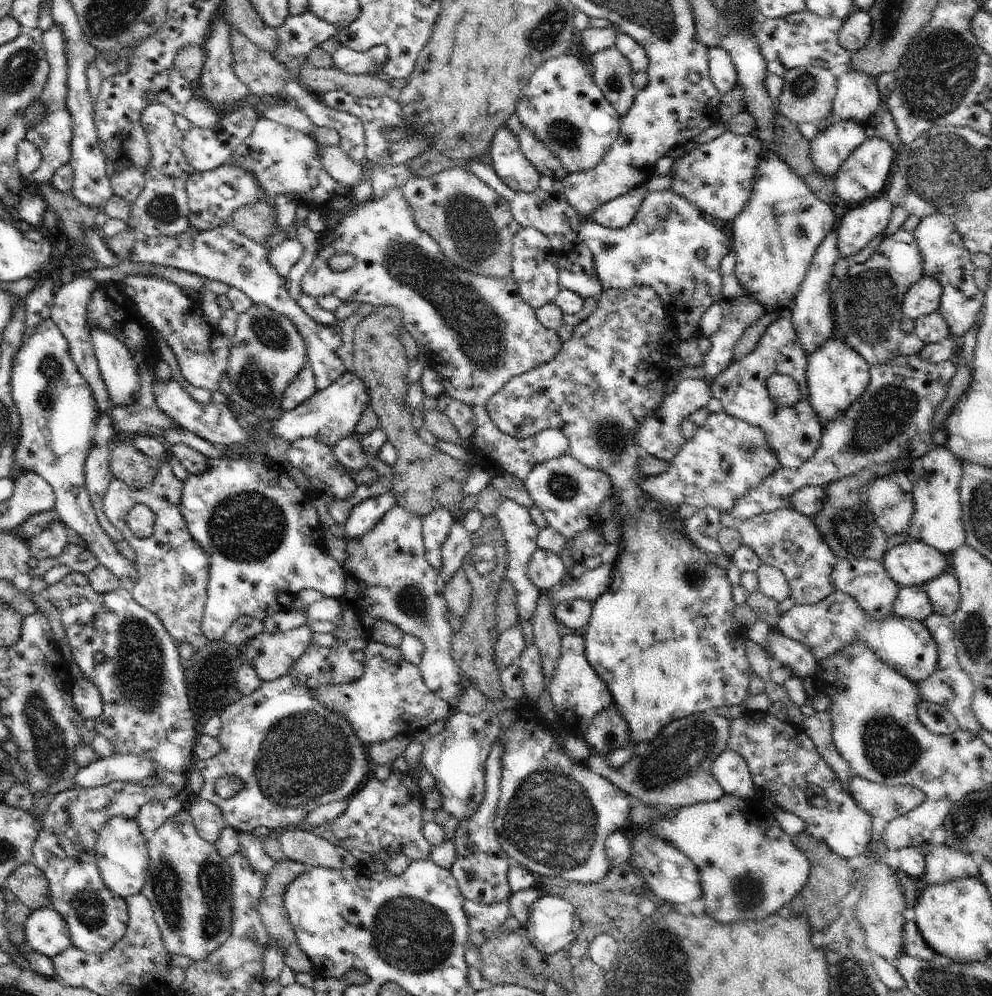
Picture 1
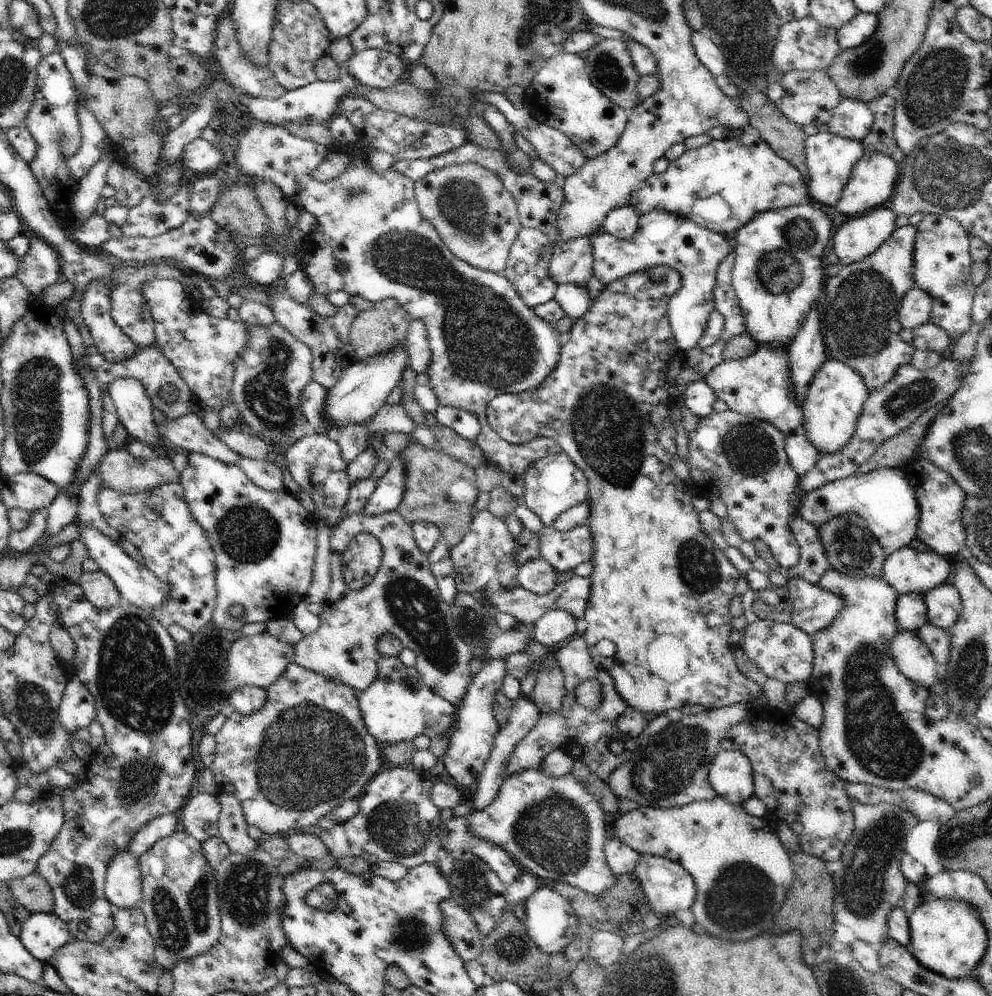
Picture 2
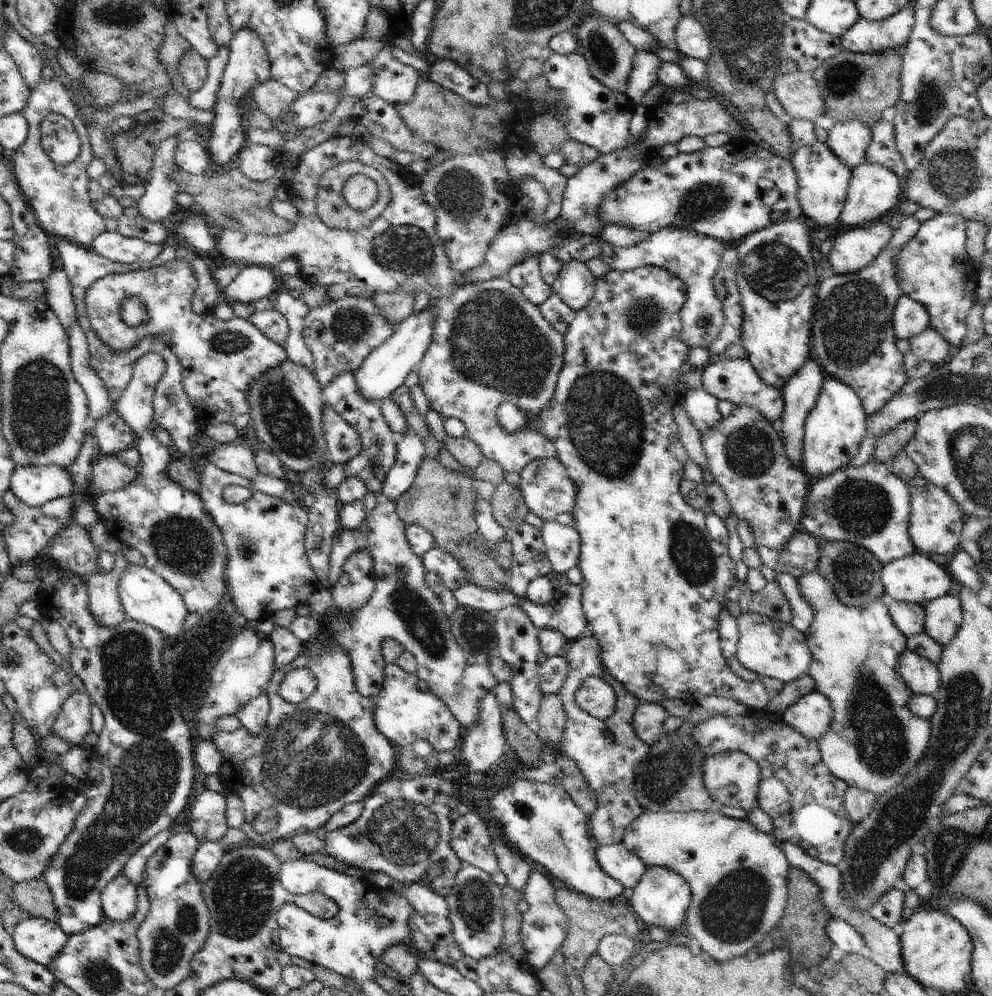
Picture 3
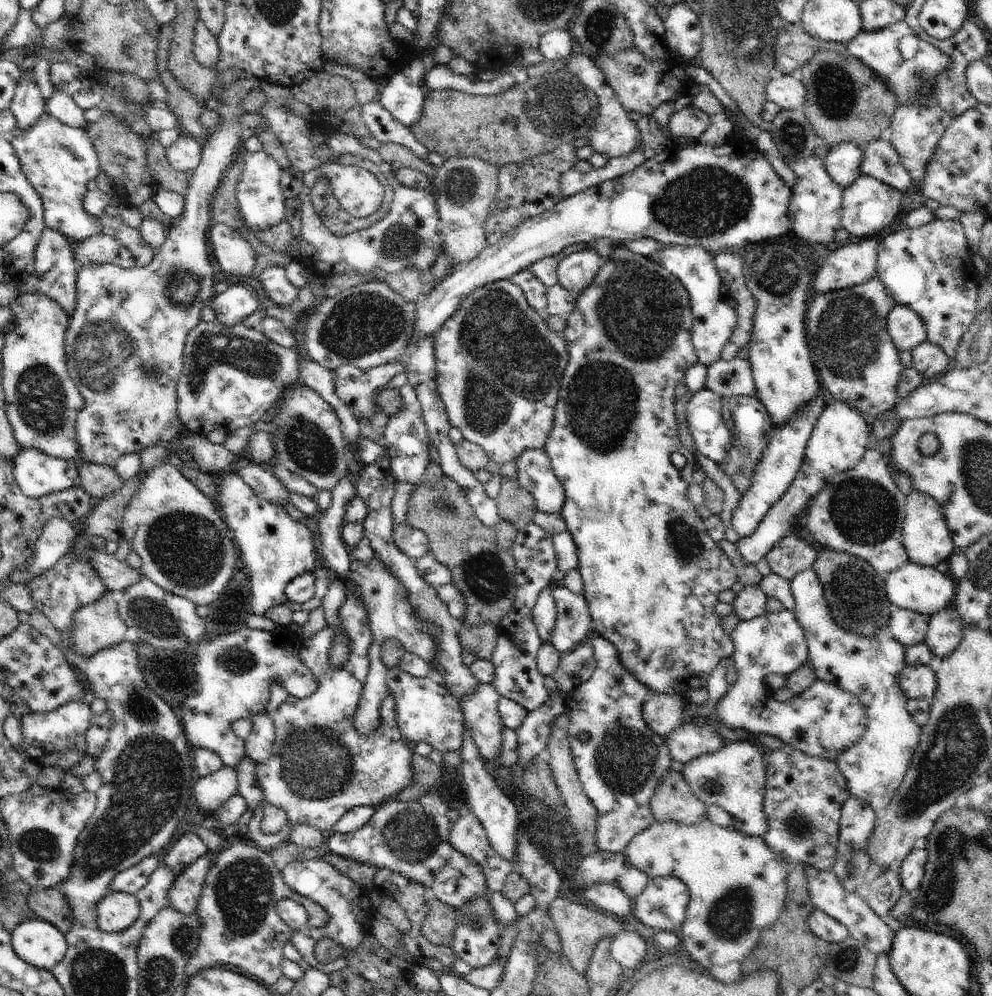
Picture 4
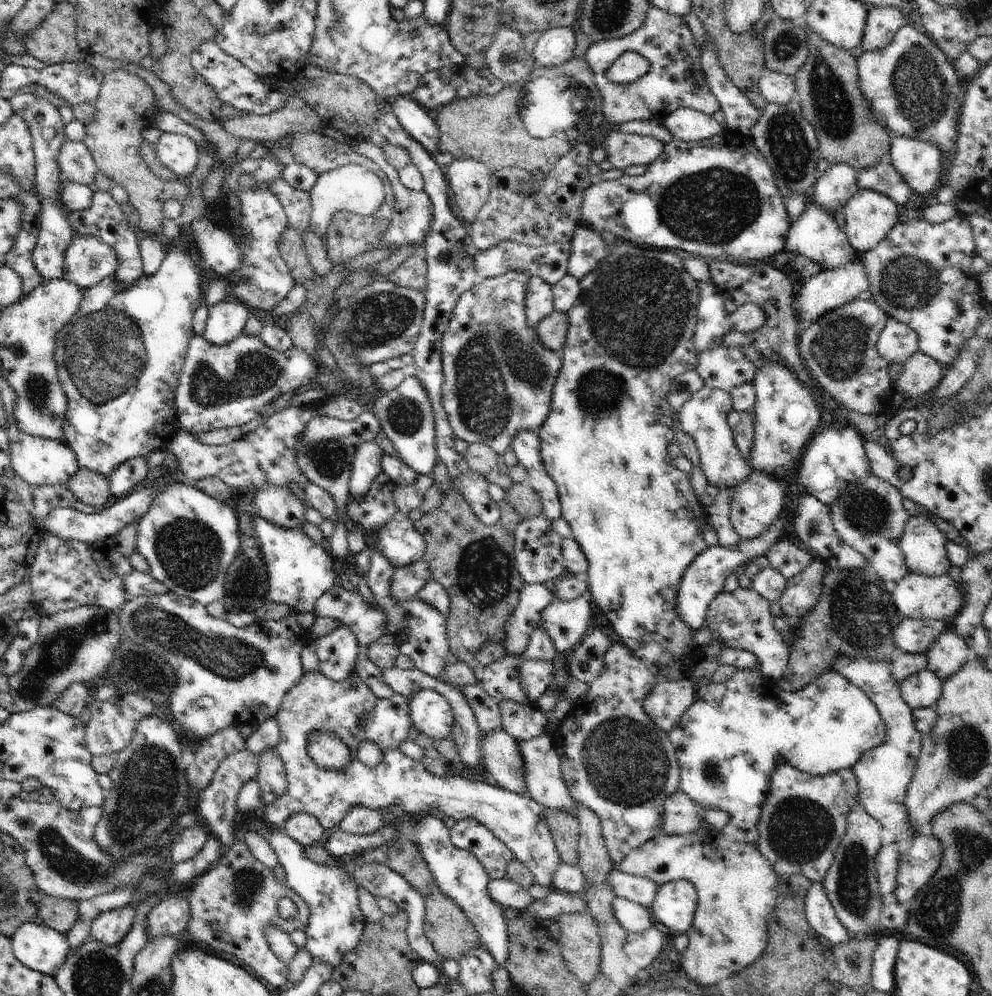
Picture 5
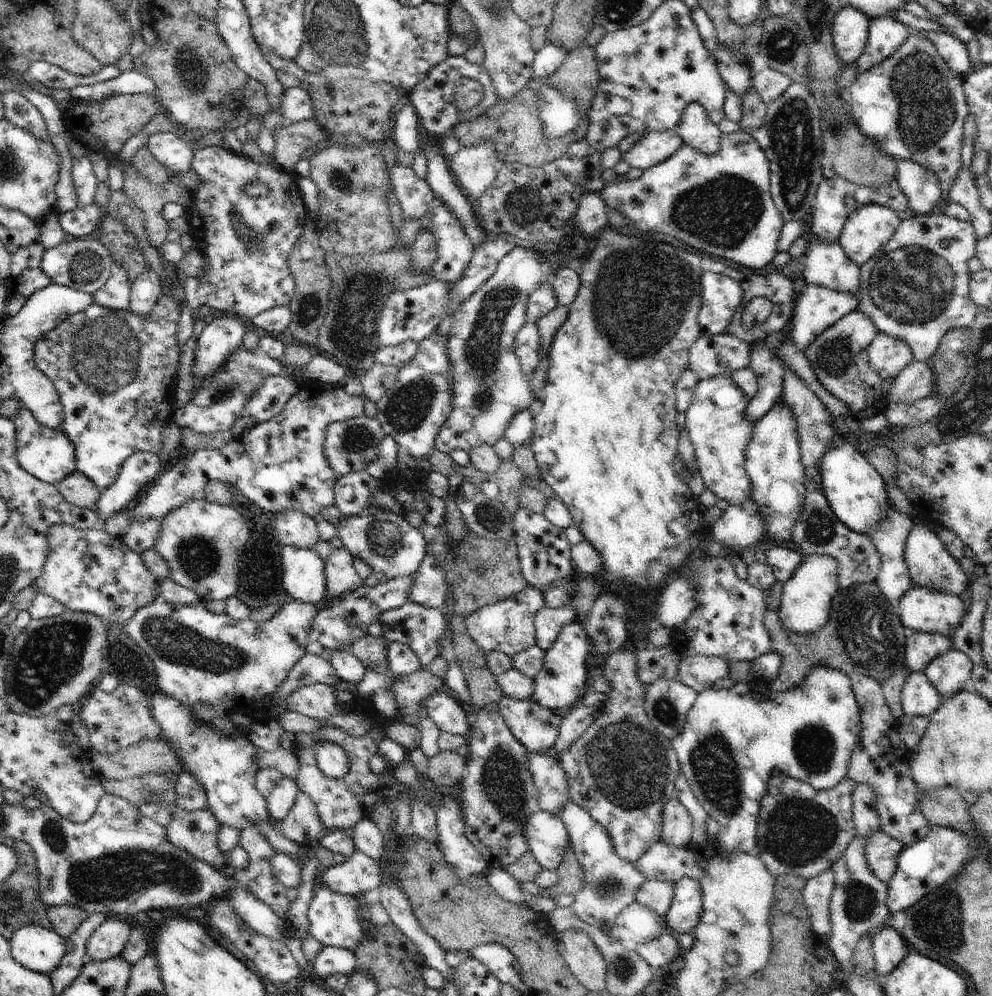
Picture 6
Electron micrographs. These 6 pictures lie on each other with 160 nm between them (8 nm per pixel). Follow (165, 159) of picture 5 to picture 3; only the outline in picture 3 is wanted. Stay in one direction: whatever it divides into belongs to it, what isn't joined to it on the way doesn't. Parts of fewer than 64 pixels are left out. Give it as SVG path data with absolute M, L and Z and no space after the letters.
M186 140L174 150L176 165L189 175L202 175L211 172L210 152L202 146L201 141Z

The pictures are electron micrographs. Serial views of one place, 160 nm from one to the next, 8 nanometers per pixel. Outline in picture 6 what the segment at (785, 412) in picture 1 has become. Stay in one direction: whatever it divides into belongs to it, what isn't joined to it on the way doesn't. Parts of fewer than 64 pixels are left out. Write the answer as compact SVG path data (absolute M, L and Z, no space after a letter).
M702 335L689 350L689 368L699 379L730 375L749 364L750 345L736 335Z

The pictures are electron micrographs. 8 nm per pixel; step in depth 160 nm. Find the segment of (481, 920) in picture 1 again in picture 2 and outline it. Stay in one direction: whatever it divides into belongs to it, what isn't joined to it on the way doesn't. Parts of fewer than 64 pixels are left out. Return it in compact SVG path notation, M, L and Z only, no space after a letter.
M451 898L442 900L442 902L440 902L440 908L442 908L442 928L444 928L442 932L446 934L448 942L454 946L454 952L456 952L458 957L462 958L464 962L477 960L483 950L484 938L480 936L478 926L475 926L475 923L472 921L472 916Z

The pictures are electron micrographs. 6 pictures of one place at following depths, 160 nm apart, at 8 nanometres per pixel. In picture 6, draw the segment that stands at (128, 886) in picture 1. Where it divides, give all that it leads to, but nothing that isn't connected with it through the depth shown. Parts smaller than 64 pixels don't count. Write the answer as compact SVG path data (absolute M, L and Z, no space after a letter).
M106 918L89 936L85 952L87 961L101 963L121 956L130 933L131 927L127 923Z

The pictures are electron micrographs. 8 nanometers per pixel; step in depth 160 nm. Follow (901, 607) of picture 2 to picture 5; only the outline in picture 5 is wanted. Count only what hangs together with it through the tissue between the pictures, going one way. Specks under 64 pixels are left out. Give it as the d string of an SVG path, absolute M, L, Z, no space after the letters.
M903 619L894 628L894 642L898 653L925 654L944 632L944 621L932 619Z

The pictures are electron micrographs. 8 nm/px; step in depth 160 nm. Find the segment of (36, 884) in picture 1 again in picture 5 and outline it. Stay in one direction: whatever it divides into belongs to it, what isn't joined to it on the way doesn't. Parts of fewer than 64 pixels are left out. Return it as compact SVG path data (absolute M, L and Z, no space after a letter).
M45 895L38 902L37 912L45 926L68 935L78 920L79 904L69 899Z

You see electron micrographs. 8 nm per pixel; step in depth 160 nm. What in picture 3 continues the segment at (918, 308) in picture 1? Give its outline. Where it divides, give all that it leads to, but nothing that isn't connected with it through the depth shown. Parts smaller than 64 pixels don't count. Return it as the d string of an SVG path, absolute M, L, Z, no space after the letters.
M903 295L893 312L893 326L897 339L911 340L930 327L930 316L924 304Z

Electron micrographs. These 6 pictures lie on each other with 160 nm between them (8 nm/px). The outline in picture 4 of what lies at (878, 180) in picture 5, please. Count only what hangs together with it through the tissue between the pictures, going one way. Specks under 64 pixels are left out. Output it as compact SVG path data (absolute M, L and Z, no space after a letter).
M887 128L876 142L865 148L860 170L862 175L886 182L904 194L912 186L913 178L903 166L890 135L891 130Z

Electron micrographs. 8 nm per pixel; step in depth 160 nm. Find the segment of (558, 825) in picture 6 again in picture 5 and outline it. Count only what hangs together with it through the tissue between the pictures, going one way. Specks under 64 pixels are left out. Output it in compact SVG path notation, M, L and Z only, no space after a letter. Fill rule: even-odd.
M321 671L306 672L297 686L294 686L282 700L278 713L275 717L280 726L280 739L276 745L276 751L284 762L286 770L286 780L288 780L288 788L286 794L280 796L278 800L274 800L272 804L268 804L261 809L260 816L262 822L270 828L270 830L281 830L283 825L292 814L296 812L306 812L312 814L314 818L320 822L322 829L336 830L340 825L342 818L346 816L350 810L355 807L367 807L380 812L385 812L389 806L400 806L408 815L407 818L414 822L427 815L431 809L436 808L446 814L446 817L453 817L456 821L464 818L474 818L488 828L500 840L508 846L508 850L514 854L516 860L520 860L530 873L534 875L535 884L554 890L552 886L552 876L554 872L562 865L555 846L552 832L548 828L546 816L544 816L544 808L533 799L516 792L508 791L502 787L487 782L474 782L461 777L444 777L429 774L421 761L409 758L400 750L400 744L407 740L410 728L412 728L412 720L410 720L410 708L408 708L408 697L394 694L392 698L379 700L370 691L368 684L358 676L356 672L352 672L346 680L334 681L328 679ZM360 720L366 720L364 726L358 726ZM334 731L334 734L346 744L352 762L344 772L338 770L328 770L328 768L320 768L316 766L316 762L312 760L312 756L308 754L308 742L310 742L310 732L326 732ZM362 740L372 740L380 746L384 758L376 768L368 768L364 766L358 758L356 758L356 750L362 744Z

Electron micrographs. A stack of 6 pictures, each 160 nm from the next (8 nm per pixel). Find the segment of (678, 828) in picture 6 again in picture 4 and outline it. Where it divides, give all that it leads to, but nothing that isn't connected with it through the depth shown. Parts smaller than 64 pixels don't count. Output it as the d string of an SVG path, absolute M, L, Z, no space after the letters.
M679 766L671 769L651 798L653 818L659 823L670 820L697 825L707 818L707 807L690 790Z

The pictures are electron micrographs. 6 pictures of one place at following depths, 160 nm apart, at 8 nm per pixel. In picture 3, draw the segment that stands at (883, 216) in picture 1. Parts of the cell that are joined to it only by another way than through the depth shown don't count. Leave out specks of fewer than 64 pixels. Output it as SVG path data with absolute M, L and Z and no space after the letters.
M883 220L852 228L836 239L828 256L832 274L850 274L865 268L886 248L894 229Z

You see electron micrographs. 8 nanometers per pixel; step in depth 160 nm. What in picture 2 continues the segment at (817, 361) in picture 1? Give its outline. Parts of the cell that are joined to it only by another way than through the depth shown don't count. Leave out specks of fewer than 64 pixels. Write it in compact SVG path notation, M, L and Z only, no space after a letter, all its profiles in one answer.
M828 357L813 378L808 386L808 394L804 398L802 424L806 430L806 438L822 457L824 454L840 452L852 440L869 391L858 370L852 370L850 364L844 364L836 358Z

